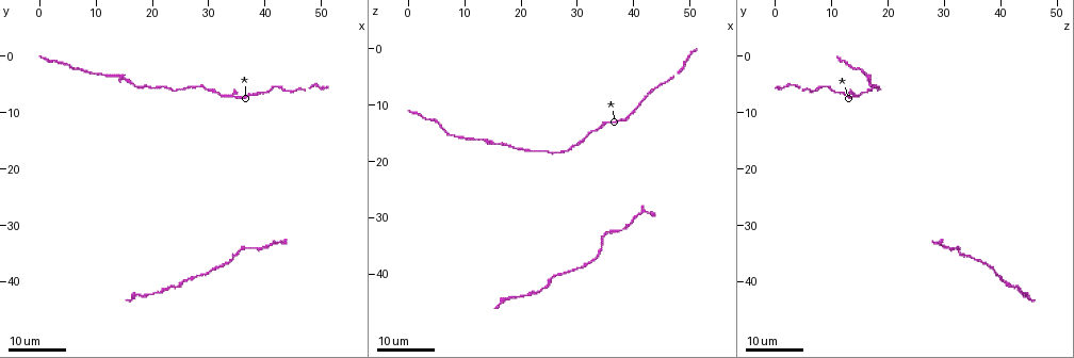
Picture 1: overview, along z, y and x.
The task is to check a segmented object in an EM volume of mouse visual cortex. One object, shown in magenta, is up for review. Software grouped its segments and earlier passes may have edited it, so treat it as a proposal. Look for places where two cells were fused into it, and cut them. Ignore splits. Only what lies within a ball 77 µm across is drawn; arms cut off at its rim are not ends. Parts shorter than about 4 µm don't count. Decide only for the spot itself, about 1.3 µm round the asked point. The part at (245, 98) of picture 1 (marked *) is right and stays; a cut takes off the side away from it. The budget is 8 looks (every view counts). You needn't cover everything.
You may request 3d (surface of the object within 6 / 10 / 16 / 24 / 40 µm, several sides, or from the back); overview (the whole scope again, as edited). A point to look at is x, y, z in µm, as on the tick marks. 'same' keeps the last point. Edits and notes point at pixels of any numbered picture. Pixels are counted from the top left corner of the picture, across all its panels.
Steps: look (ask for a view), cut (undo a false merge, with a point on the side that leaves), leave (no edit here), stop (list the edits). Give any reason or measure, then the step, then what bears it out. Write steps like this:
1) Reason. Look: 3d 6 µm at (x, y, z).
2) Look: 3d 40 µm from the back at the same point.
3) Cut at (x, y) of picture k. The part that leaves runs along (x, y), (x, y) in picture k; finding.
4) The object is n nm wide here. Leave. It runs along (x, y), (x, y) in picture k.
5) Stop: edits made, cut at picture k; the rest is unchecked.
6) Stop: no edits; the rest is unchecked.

Narrows sharply. Look: 3d 16 µm at (24.0, 41.0, 42.5).

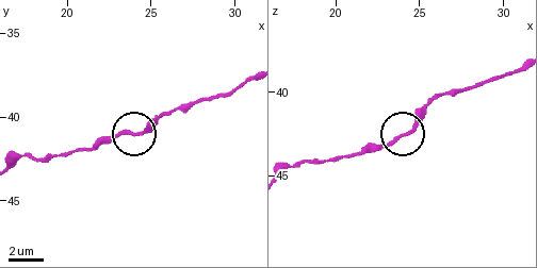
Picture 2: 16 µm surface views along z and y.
Look: 3d 10 µm at (24.1, 41.0, 42.6).

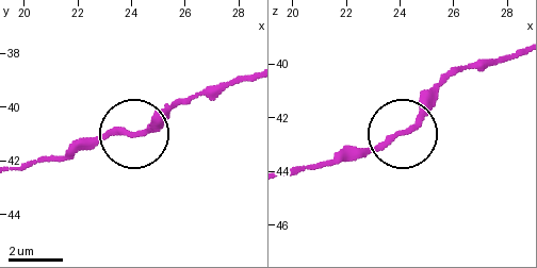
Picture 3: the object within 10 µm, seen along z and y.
Leave. It runs along (518, 53), (456, 73), (408, 123), (374, 147), (342, 156) in picture 3; one cell here.

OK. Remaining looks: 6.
Thick turns thin. Look: 3d 24 µm at (28.5, 38.5, 39.5).

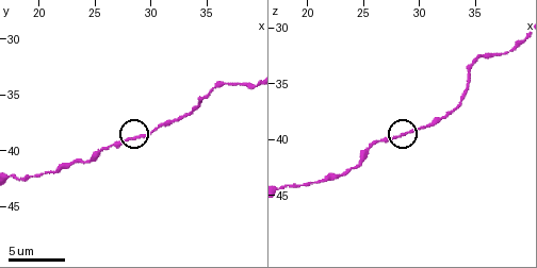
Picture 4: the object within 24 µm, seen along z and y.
Look: 3d 10 µm at (28.6, 38.8, 39.8).

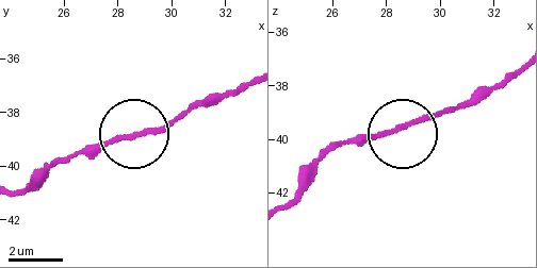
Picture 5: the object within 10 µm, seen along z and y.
Leave. It runs along (246, 82), (163, 126), (55, 157) in picture 5; continuous, no second cell.

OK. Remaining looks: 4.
Thick turns thin. Look: 3d 10 µm at (32.4, 37.0, 37.8).

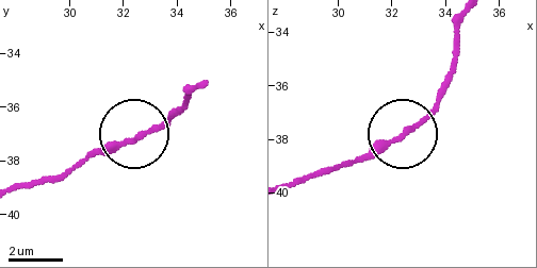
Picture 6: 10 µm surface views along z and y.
The object is 180 nm wide here. Leave. Continuous, no second cell.

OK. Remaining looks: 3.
Thick turns thin. Look: 3d 24 µm at (33.0, 7.0, 14.5).

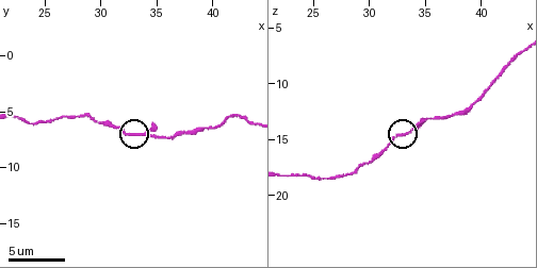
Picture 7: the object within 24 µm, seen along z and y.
Zoom in. Look: 3d 6 µm at (33.0, 7.0, 14.6).

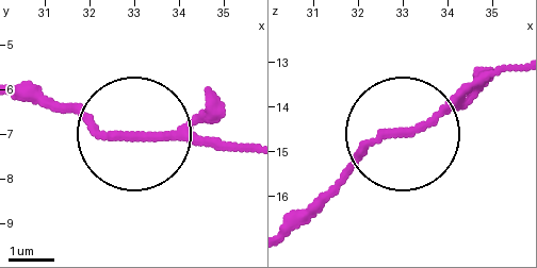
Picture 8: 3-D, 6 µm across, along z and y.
Leave. It runs along (518, 65), (484, 72), (380, 145), (304, 221) in picture 8; continuous, no second cell.

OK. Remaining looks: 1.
Stop: no edits; the rest is unchecked.

